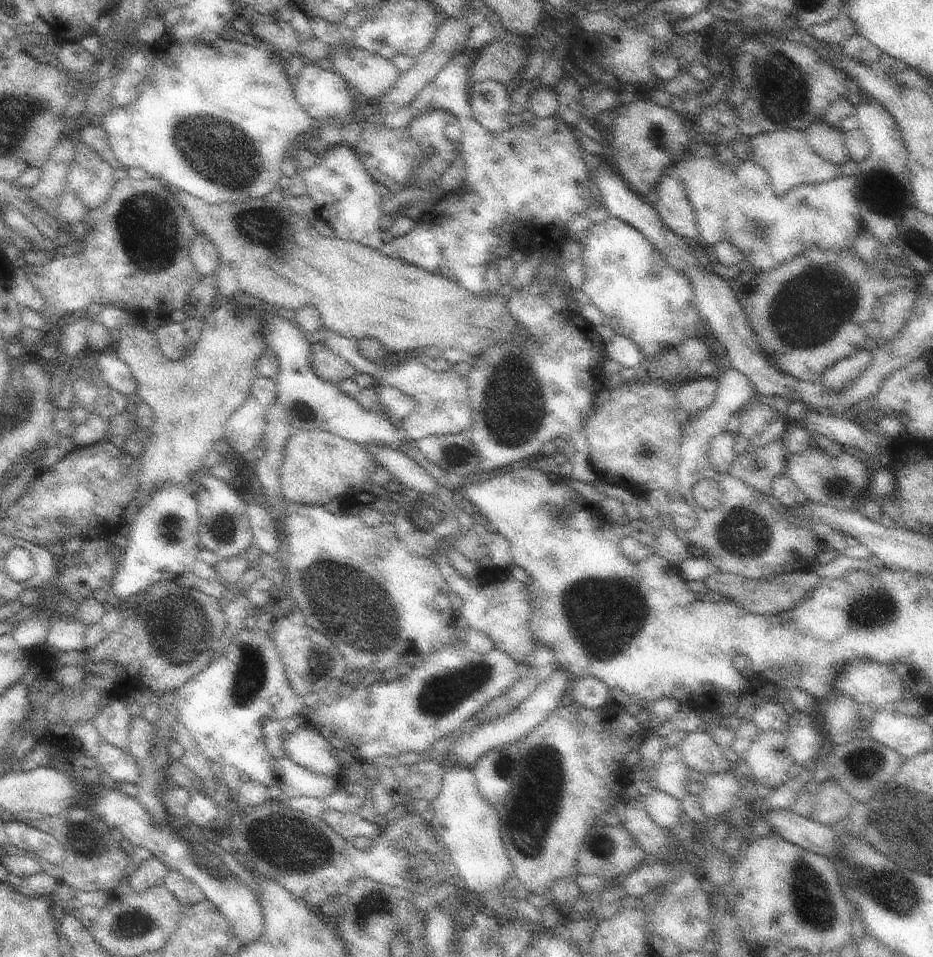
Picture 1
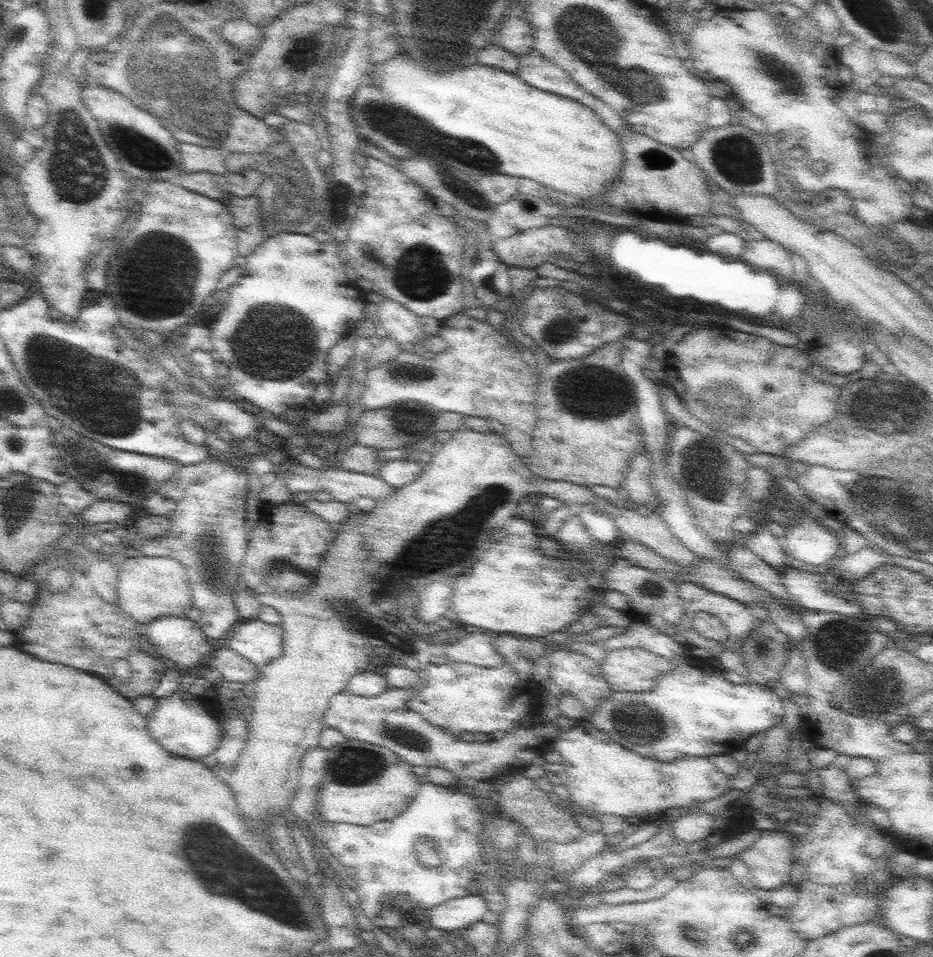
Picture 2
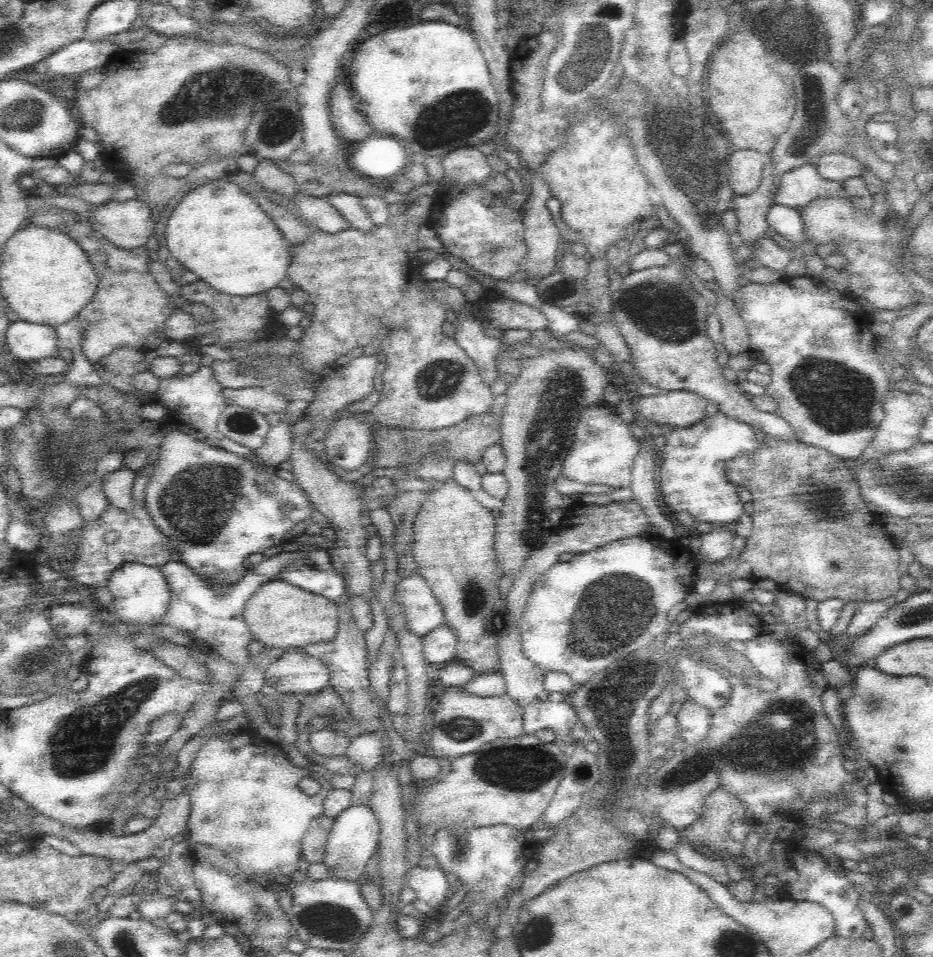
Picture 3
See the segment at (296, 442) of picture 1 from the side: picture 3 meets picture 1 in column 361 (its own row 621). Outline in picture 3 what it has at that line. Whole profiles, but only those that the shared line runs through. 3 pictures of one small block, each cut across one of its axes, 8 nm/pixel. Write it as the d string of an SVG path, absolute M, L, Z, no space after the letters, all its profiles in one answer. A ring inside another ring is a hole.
M454 478L452 480L448 480L448 482L444 482L444 484L436 484L436 488L432 490L432 492L428 492L428 498L424 500L424 504L422 504L422 508L418 510L418 516L416 516L416 522L414 522L414 550L412 550L412 556L414 556L414 562L416 562L416 568L418 568L418 576L422 576L426 582L428 582L428 586L432 588L432 592L434 592L434 596L438 598L438 604L444 608L444 620L446 620L446 624L454 630L454 634L458 636L458 650L456 650L456 662L462 662L462 664L468 664L474 672L478 672L478 674L484 674L484 672L500 672L498 668L498 636L496 636L496 632L492 630L490 634L488 634L488 630L484 628L484 618L488 618L488 616L494 616L494 612L498 610L498 606L500 604L504 604L504 596L502 596L502 592L500 592L500 580L502 580L502 572L498 570L498 558L496 558L496 514L492 514L488 508L484 508L478 500L476 500L476 494L474 492L470 492L470 490L466 490L466 488L462 488L460 484L456 484L454 482Z

